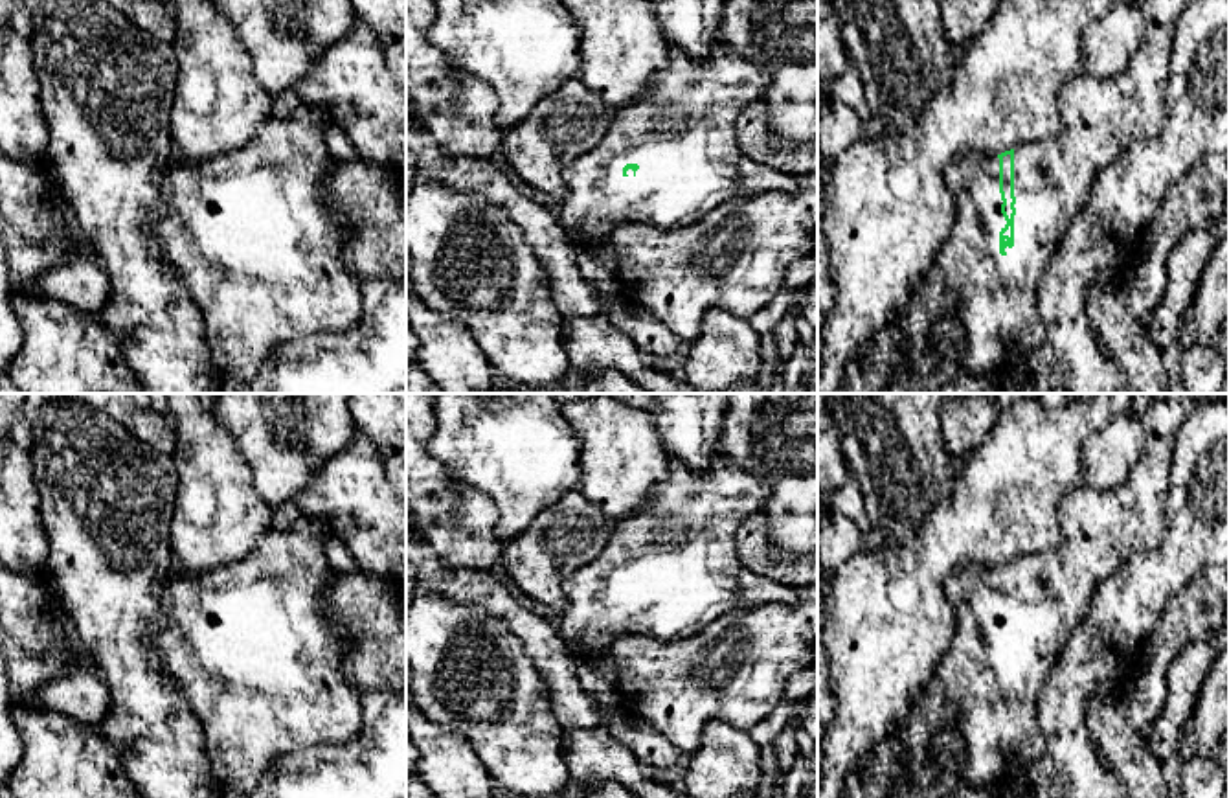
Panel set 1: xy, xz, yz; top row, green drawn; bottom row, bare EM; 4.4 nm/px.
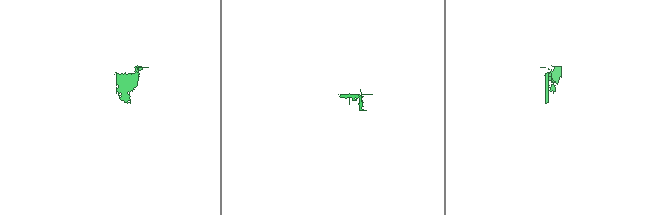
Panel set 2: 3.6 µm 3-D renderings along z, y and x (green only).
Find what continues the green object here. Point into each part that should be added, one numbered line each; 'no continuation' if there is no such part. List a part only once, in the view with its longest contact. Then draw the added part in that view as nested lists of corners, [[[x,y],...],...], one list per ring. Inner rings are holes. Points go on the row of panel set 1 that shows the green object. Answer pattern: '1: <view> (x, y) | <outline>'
1: yz (996, 296) | [[[1143,0],[1139,4],[1146,33],[1130,64],[1111,79],[1089,74],[1071,77],[1060,96],[1064,132],[1014,147],[1014,246],[999,254],[1001,213],[999,158],[966,153],[950,162],[944,180],[955,199],[955,222],[942,243],[931,270],[913,289],[898,318],[874,335],[863,355],[845,371],[840,393],[882,393],[898,375],[931,373],[939,353],[930,327],[953,311],[964,331],[961,366],[970,373],[1001,373],[1016,366],[1043,342],[1045,329],[1038,309],[1038,287],[1067,228],[1086,206],[1100,169],[1130,145],[1159,134],[1165,121],[1172,42],[1181,9],[1190,0]]]

